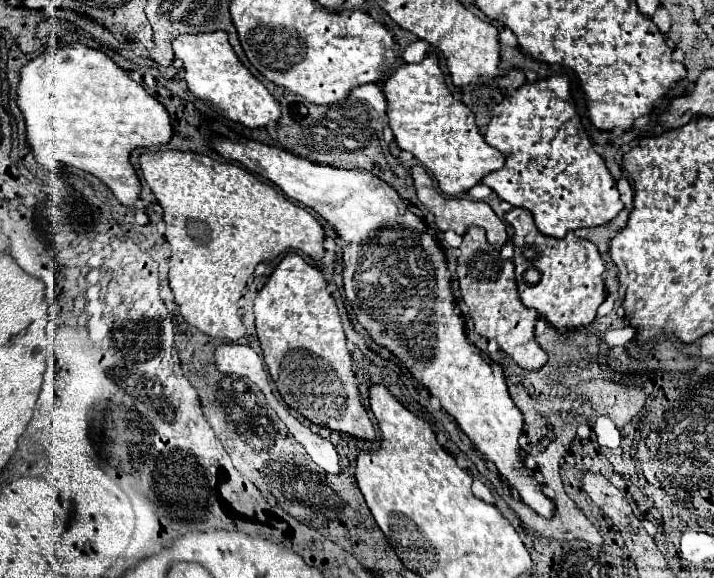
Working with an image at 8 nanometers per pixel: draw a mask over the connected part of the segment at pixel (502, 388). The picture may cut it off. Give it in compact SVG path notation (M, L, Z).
M226 138L214 140L218 154L230 160L242 162L252 172L264 176L282 188L282 192L302 202L304 206L316 210L332 228L338 232L338 238L346 244L344 252L344 296L350 300L356 310L358 322L370 332L376 344L386 346L398 360L420 380L432 396L440 398L442 410L446 410L462 428L462 432L476 444L476 448L496 464L498 472L506 482L520 492L520 498L542 516L552 516L552 502L542 494L540 484L534 480L532 472L524 468L522 458L518 456L518 438L522 434L522 412L514 406L504 372L500 364L488 364L482 352L472 346L464 332L464 320L454 312L454 298L450 292L448 268L444 266L444 252L438 246L438 240L432 236L428 226L410 210L410 202L402 200L394 188L376 178L368 170L338 170L332 166L312 164L306 158L294 156L282 148L266 146L260 142L232 142Z

